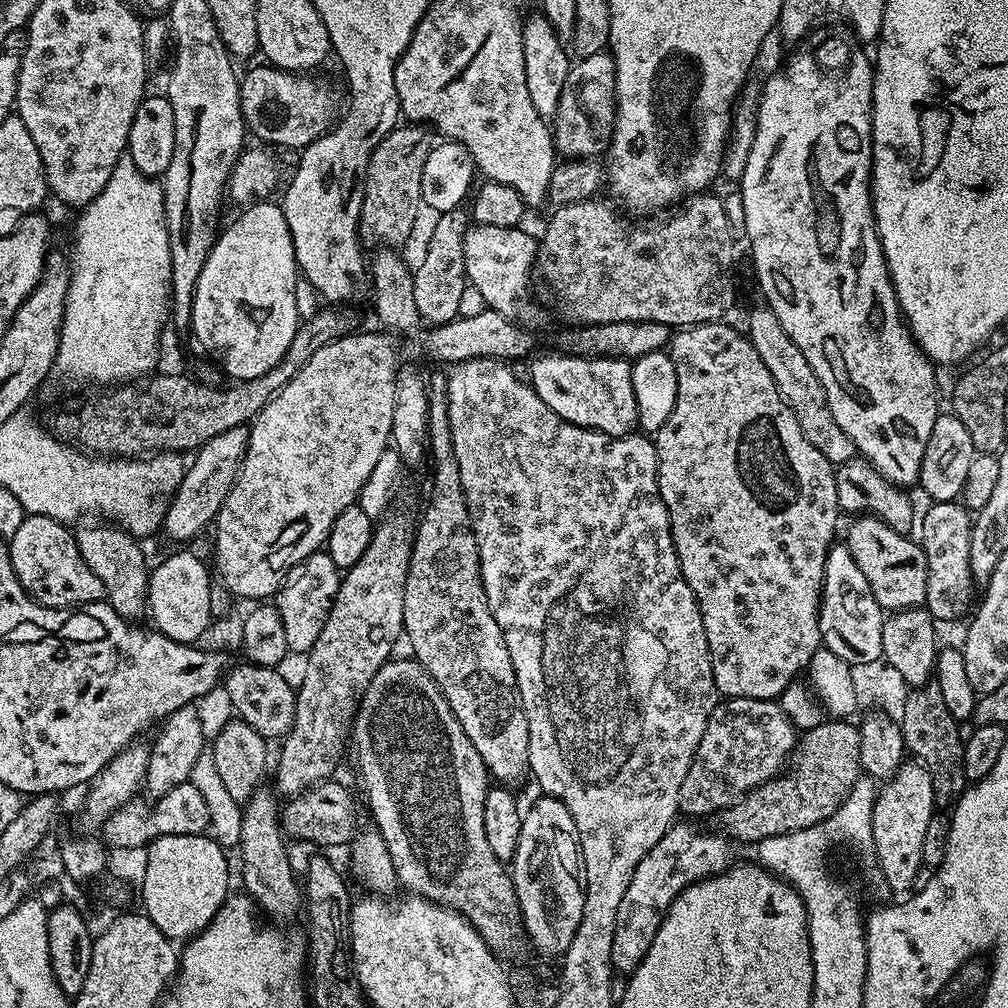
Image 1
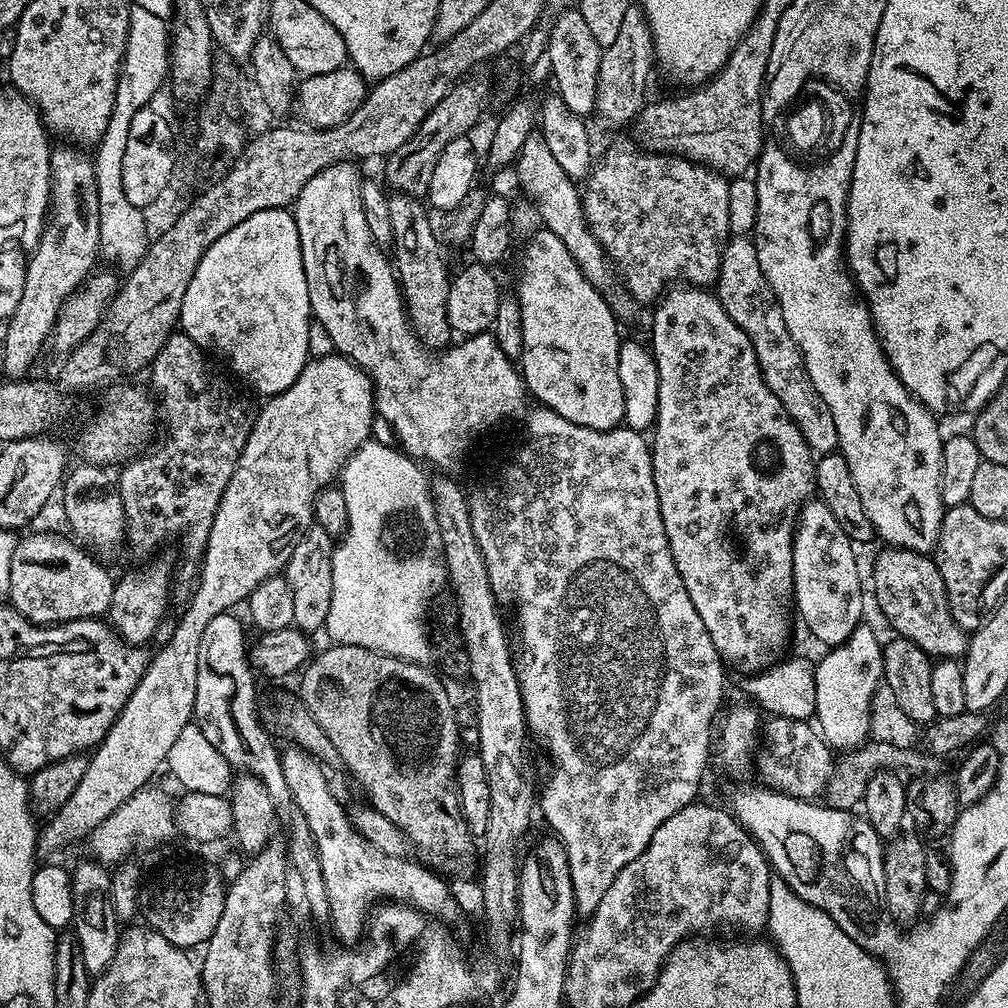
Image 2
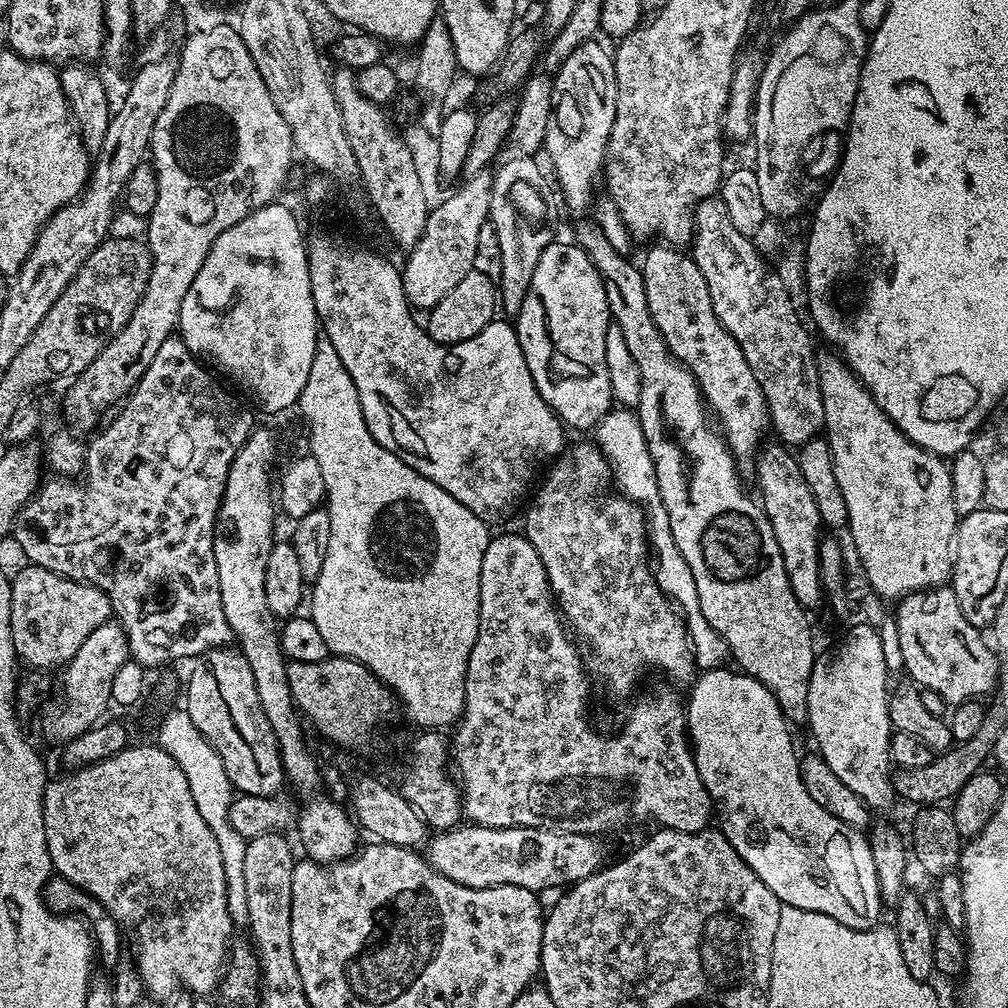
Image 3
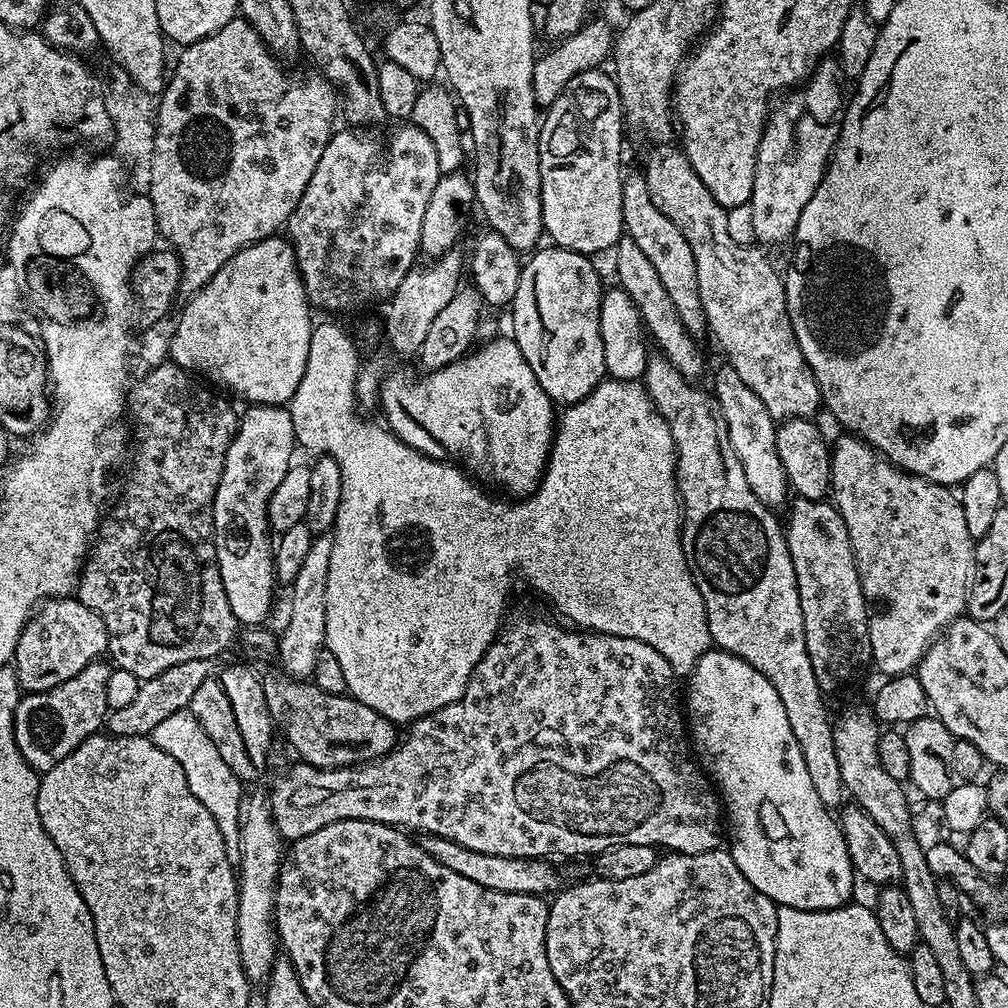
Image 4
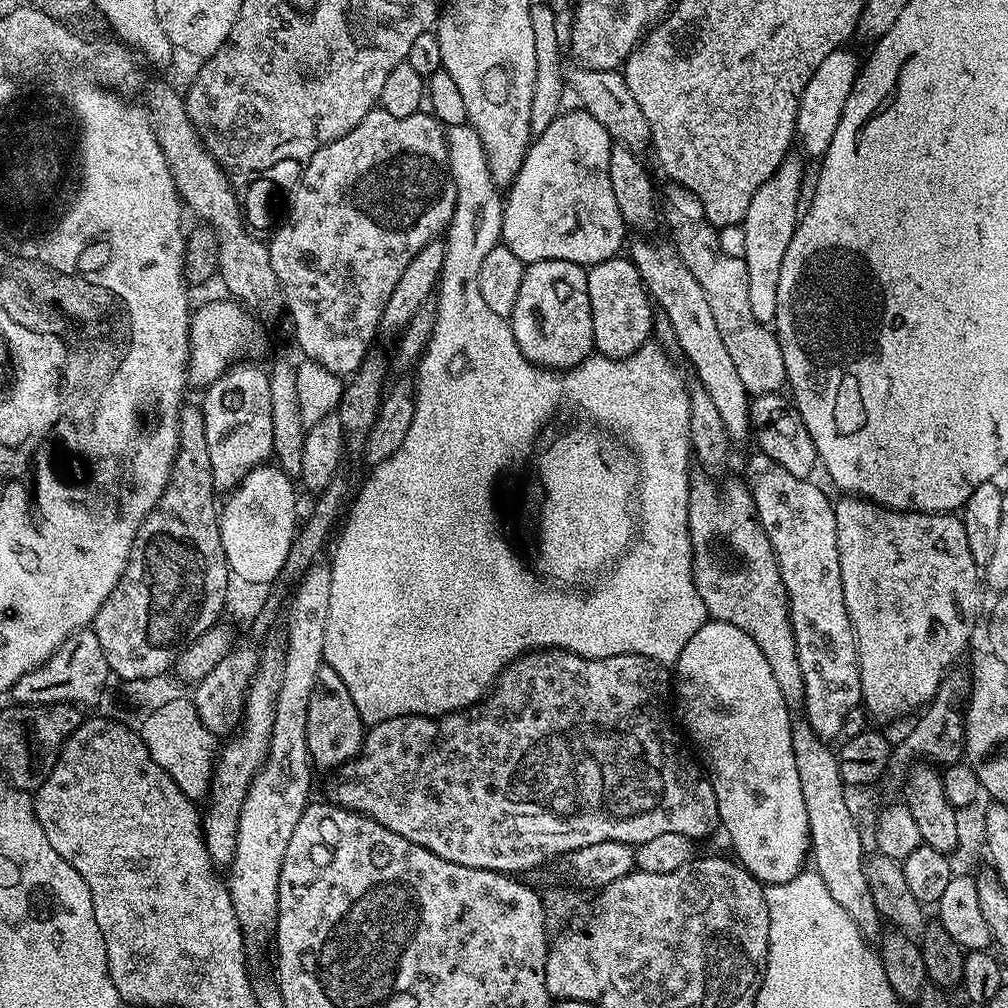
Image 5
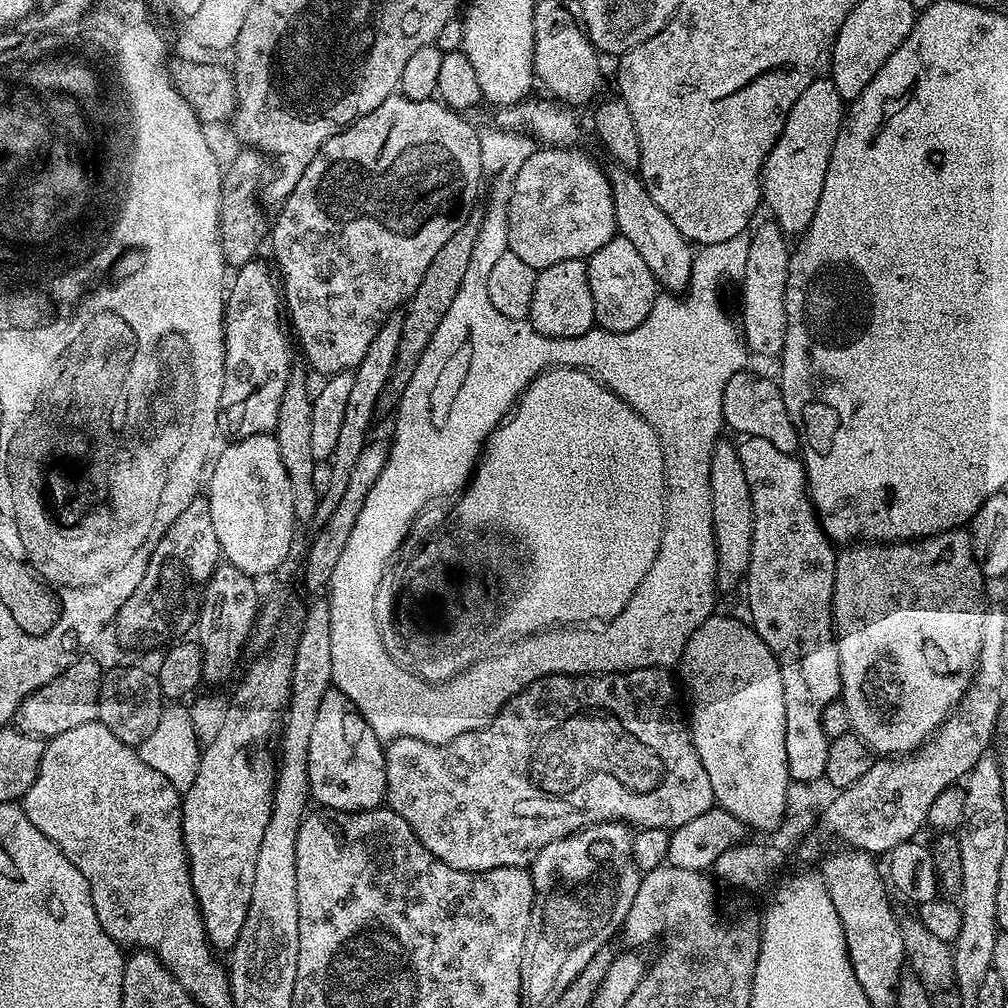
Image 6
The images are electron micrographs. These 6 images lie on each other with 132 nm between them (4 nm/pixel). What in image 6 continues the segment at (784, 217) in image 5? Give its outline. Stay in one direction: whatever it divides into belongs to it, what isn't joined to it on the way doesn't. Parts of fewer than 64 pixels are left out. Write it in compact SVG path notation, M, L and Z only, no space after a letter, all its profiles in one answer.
M775 222L768 224L757 223L751 233L750 254L746 258L746 270L742 279L739 281L740 287L740 316L744 319L742 323L742 339L749 351L760 356L779 357L784 351L786 342L786 278L788 277L788 257L790 255L790 240L785 236Z

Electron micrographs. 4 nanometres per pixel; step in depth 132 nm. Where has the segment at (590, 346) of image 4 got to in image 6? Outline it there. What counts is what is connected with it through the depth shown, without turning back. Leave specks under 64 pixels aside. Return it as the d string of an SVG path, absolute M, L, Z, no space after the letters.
M563 260L539 269L534 282L528 320L550 338L574 338L586 334L596 324L594 298L590 294L588 265L582 260Z

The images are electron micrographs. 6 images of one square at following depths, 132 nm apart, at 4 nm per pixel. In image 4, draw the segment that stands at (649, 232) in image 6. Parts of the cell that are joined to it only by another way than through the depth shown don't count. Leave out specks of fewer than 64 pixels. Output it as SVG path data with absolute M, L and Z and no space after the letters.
M731 366L723 367L716 372L714 395L720 412L724 415L730 442L734 446L734 452L738 454L738 462L742 462L742 470L746 470L746 482L750 482L750 490L754 490L756 497L769 508L779 509L779 504L784 499L789 499L790 483L788 472L778 454L777 421L772 419L770 410L766 410L762 398L758 398L758 394L754 394L754 390L750 390L750 386L742 382L742 378L738 378L735 370Z

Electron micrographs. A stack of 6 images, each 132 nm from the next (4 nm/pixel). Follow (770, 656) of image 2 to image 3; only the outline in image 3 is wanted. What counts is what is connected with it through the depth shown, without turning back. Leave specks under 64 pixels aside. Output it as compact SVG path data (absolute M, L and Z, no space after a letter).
M656 242L652 246L642 263L650 318L654 318L674 358L682 361L690 374L694 374L704 403L728 443L728 449L741 465L751 465L758 456L760 435L770 428L768 403L762 394L762 386L758 386L758 378L754 378L754 370L750 370L742 346L738 346L735 338L722 326L718 314L714 314L706 278L702 278L702 270L698 270L696 261L687 251L667 242Z

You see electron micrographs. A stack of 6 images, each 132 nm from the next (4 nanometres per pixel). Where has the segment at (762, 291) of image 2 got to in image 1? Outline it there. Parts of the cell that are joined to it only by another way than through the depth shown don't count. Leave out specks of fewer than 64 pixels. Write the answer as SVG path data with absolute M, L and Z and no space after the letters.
M761 306L749 314L746 335L752 341L754 350L758 350L758 358L766 362L766 370L770 370L770 378L774 378L786 406L794 410L794 418L798 418L802 434L810 438L810 446L814 446L814 450L819 450L822 458L829 460L833 466L845 464L857 455L854 442L850 440L846 430L842 430L842 426L834 422L834 414L830 414L826 390L822 382L818 382L818 374L814 374L810 362L806 362L806 354L802 354L802 350L794 346L790 334L782 330L782 322L778 322L771 308Z

